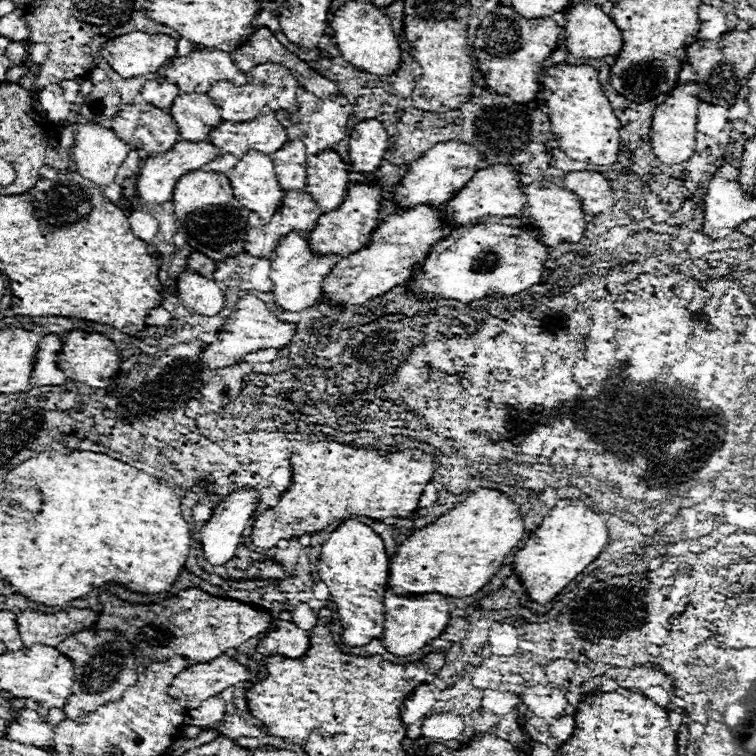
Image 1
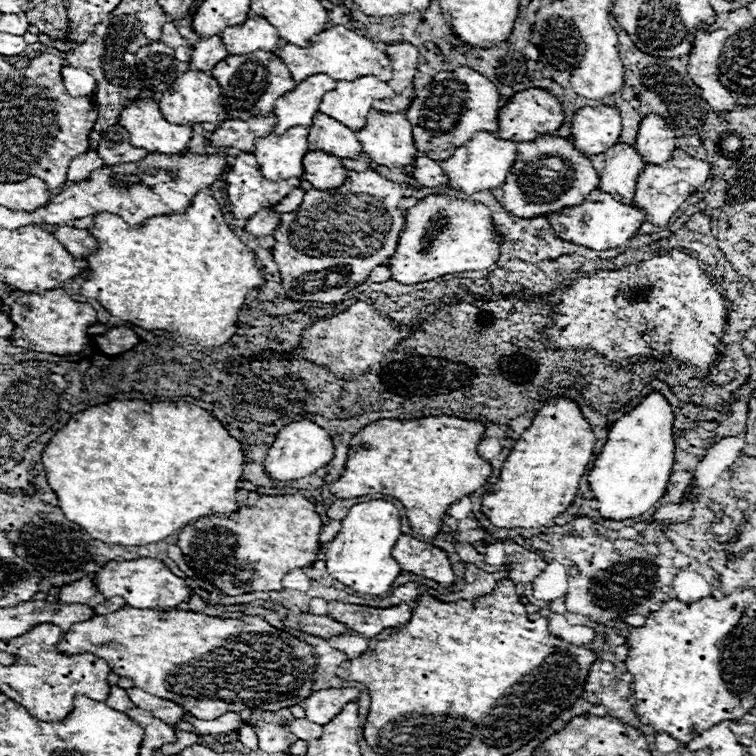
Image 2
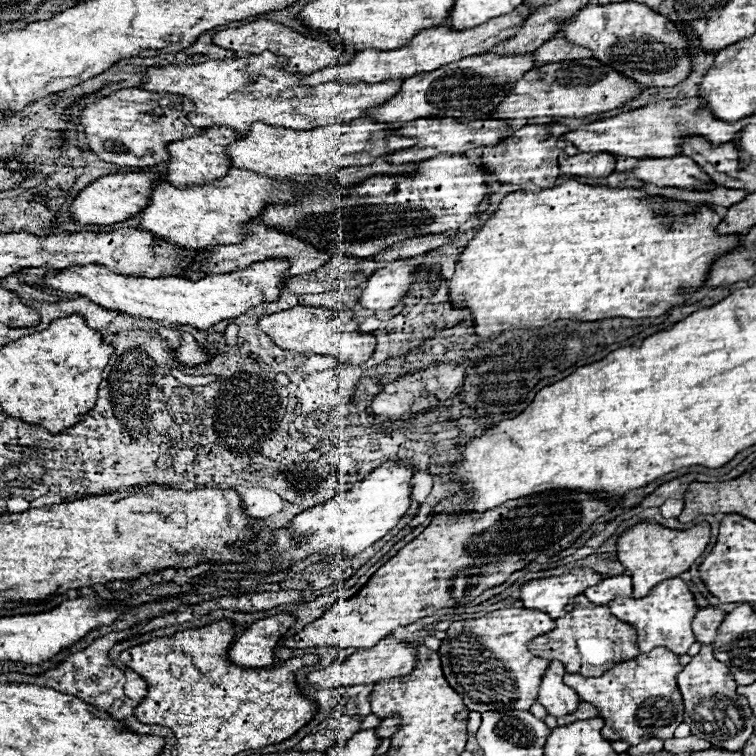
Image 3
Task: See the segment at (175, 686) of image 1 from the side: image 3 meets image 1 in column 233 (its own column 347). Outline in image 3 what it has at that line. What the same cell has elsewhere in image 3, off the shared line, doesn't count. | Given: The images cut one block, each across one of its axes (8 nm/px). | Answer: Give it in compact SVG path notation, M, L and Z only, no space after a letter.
M392 636L380 640L374 648L370 650L358 650L354 654L350 654L344 660L336 660L332 662L328 668L324 670L316 670L316 672L308 672L306 674L306 684L310 688L316 690L326 690L326 688L334 688L334 686L364 686L364 684L374 684L380 680L390 680L390 678L398 678L398 676L406 676L414 670L414 662L416 662L416 652L414 648L404 642L404 640L394 640Z

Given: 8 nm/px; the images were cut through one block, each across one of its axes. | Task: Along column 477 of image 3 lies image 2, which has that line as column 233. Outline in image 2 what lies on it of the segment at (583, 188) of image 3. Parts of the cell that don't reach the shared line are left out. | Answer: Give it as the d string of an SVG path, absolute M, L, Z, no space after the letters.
M198 192L198 194L194 196L194 200L192 200L192 206L190 206L186 212L182 212L182 214L154 216L154 218L148 218L148 220L144 220L142 224L134 224L134 226L126 224L126 222L124 222L120 216L116 216L116 214L108 214L108 212L96 214L96 216L94 216L94 226L88 228L88 232L94 236L98 250L96 250L94 254L90 254L90 256L84 258L84 260L88 262L88 278L84 280L84 284L82 284L82 288L80 288L80 294L86 296L86 298L98 300L112 316L116 316L116 318L120 318L120 320L124 320L124 322L130 322L130 324L134 324L134 326L138 326L138 328L142 328L142 330L148 330L148 332L152 332L152 330L174 330L174 332L178 332L178 334L182 334L182 336L186 336L186 338L190 338L190 340L196 340L196 342L198 342L200 346L204 346L204 348L220 346L220 344L224 344L226 340L230 340L230 336L236 334L238 314L240 314L240 308L244 306L244 300L246 300L248 290L258 288L260 284L264 284L262 272L260 272L260 270L256 268L256 264L254 264L252 250L248 250L248 248L234 236L234 232L230 230L230 226L224 222L224 216L222 216L222 212L220 212L220 208L218 208L218 202L216 202L210 194L206 194L206 192Z

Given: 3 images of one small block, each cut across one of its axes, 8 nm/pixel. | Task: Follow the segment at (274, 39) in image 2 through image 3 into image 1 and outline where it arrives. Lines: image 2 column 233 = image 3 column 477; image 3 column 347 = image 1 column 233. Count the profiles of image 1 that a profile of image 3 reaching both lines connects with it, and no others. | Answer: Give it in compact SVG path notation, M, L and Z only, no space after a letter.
M192 50L188 56L176 56L166 68L166 80L176 84L180 92L208 92L216 80L246 84L248 78L240 72L224 50Z

